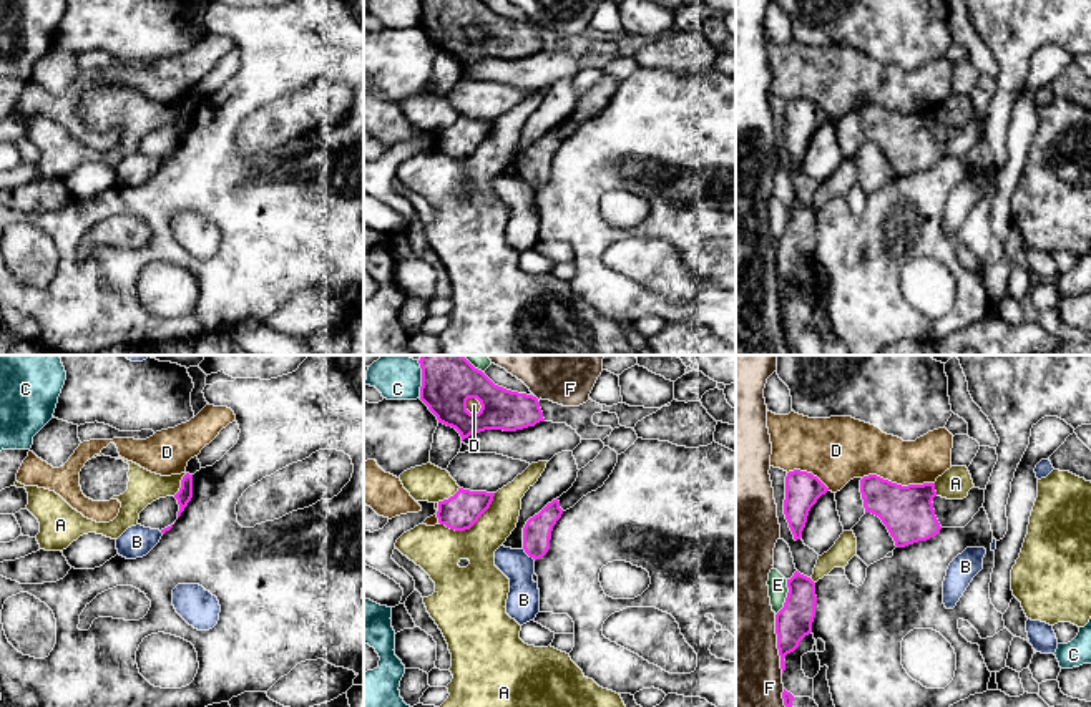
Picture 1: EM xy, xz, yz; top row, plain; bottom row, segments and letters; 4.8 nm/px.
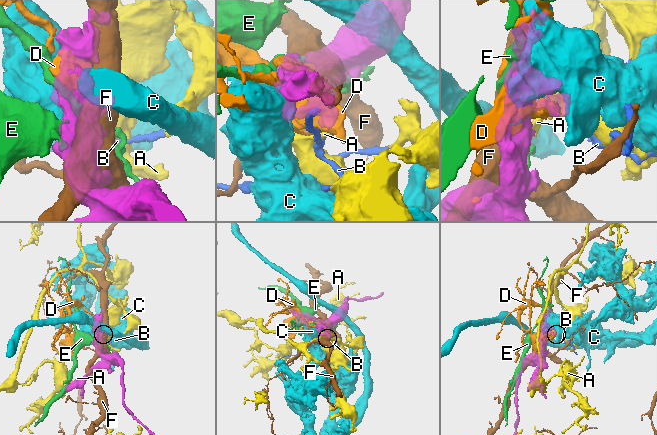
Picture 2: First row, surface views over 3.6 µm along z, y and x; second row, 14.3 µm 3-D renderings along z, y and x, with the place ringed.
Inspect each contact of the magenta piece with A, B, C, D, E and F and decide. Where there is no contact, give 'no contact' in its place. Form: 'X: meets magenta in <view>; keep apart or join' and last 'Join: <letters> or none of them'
A: meets magenta in xz; keep apart
B: meets magenta in xz; keep apart
C: meets magenta in xz; keep apart
D: meets magenta in yz; keep apart
E: meets magenta in yz; keep apart
F: meets magenta in yz; keep apart
Join: none of them

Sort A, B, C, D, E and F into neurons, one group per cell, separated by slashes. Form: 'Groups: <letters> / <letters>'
Groups: A / B / C / D / E / F

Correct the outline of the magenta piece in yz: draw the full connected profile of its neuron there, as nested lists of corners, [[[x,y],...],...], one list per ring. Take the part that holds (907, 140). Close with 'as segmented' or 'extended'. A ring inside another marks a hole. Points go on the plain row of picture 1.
[[[868,103],[860,108],[865,141],[882,148],[897,176],[927,169],[942,158],[935,138],[935,111],[902,115]]]; as segmented

